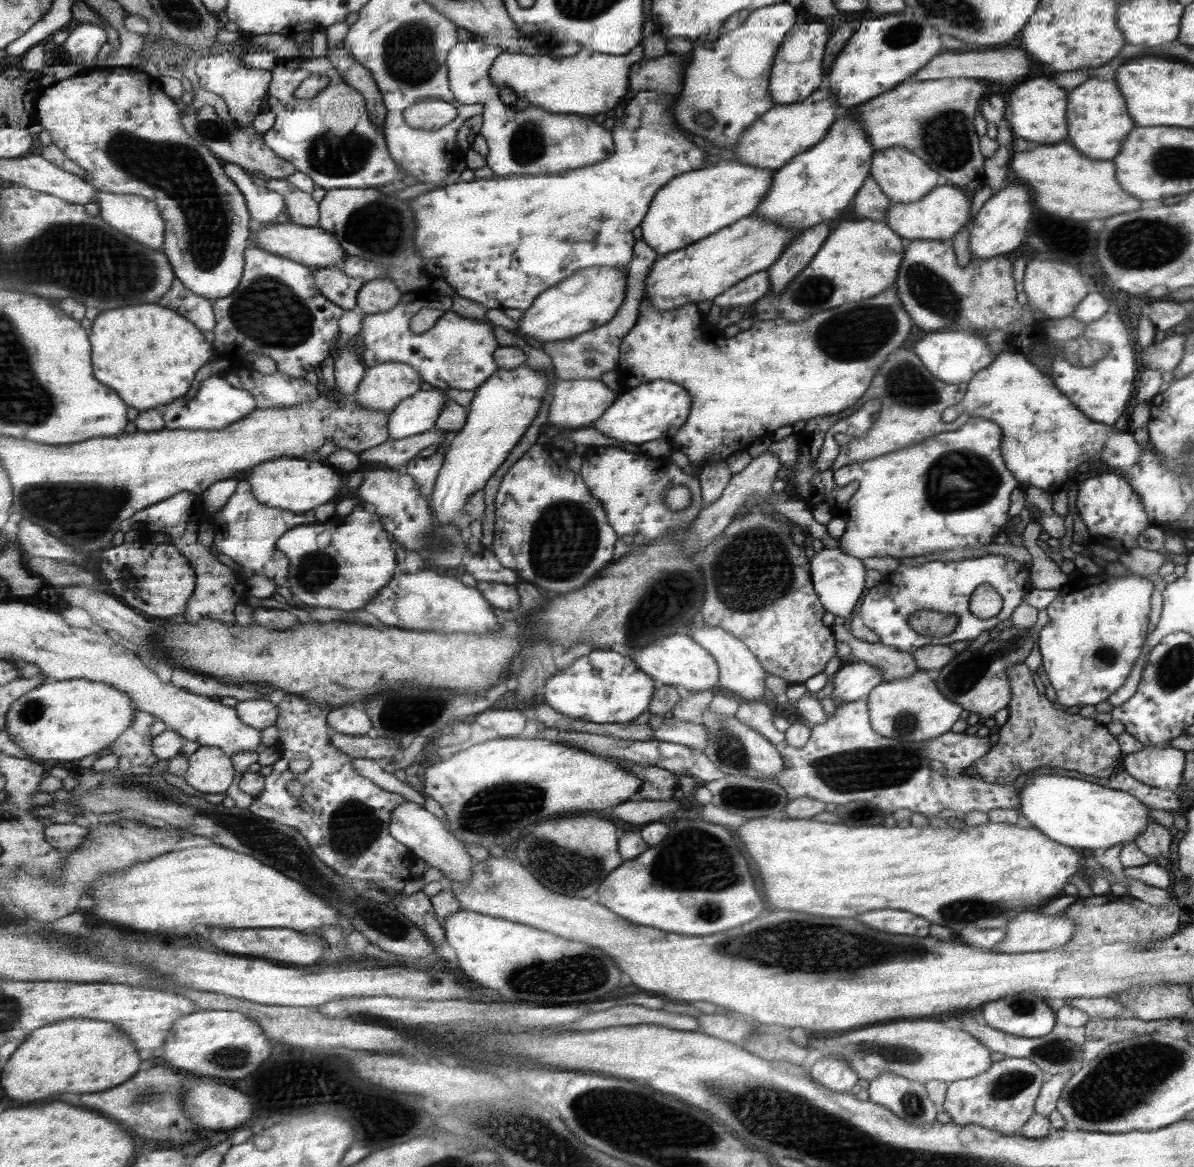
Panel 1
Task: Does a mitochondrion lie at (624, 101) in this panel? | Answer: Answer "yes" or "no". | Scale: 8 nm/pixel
no

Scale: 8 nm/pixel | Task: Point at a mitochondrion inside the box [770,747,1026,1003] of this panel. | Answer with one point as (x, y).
(962, 910)

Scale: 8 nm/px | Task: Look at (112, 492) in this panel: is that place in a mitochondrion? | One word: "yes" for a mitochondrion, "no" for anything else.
yes

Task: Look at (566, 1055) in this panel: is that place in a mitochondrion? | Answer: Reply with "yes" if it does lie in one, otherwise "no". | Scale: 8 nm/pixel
no

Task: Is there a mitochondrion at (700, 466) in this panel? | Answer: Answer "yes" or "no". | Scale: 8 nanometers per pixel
no

